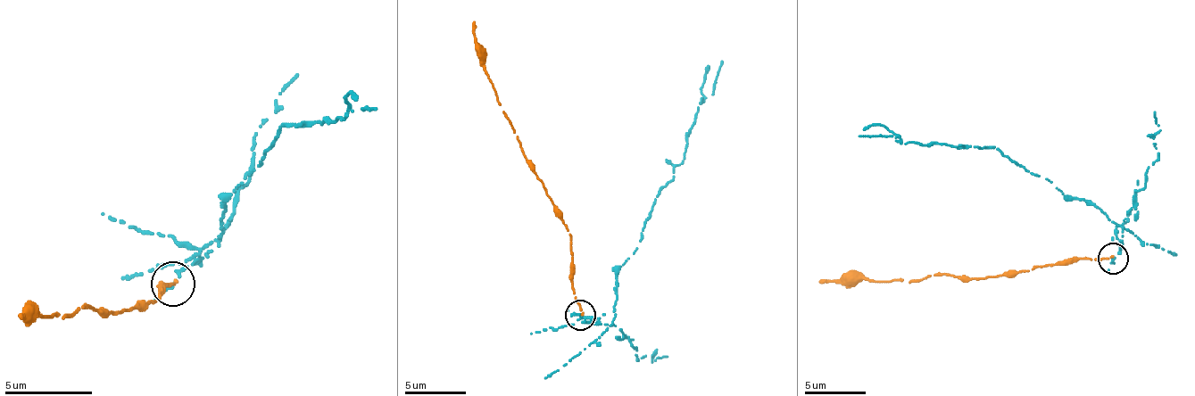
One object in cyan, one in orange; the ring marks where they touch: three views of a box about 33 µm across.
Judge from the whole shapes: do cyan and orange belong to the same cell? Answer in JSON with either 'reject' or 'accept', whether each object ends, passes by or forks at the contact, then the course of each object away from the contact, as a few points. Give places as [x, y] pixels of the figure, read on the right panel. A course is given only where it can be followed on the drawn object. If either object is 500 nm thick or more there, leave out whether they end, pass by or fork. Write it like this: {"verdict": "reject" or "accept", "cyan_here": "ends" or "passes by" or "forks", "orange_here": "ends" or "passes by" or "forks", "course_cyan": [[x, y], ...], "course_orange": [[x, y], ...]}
{"verdict": "reject", "cyan_here": "passes by", "orange_here": "ends", "course_cyan": [[1114, 259], [1126, 232], [1120, 226], [1099, 207], [1067, 198], [1052, 183], [1019, 167], [998, 149], [859, 136]], "course_orange": [[1114, 256], [1065, 259], [991, 277], [927, 275], [921, 280], [819, 280]]}

